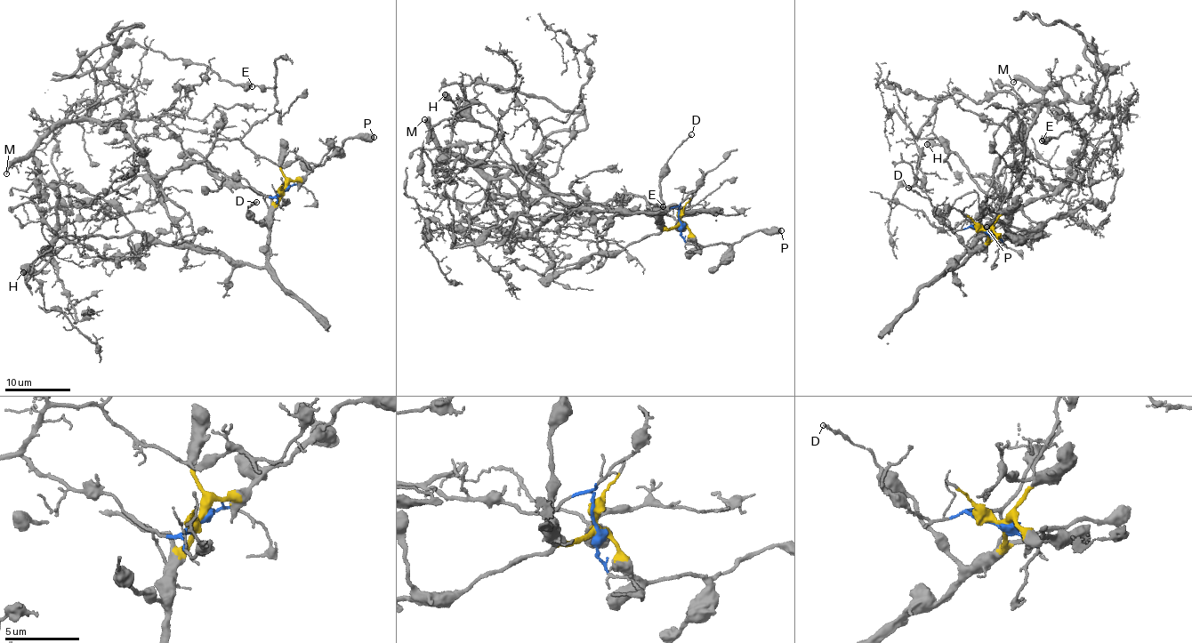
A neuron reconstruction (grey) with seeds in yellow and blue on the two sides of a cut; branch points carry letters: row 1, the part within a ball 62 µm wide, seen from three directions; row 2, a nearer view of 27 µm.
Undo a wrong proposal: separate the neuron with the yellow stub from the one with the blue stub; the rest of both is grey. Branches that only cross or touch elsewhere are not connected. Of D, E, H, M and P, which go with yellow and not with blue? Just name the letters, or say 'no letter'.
D, H, P

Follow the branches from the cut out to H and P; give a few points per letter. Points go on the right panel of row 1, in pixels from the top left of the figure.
H: (984, 230), (988, 241), (982, 248), (944, 275), (978, 232), (986, 195), (956, 151), (927, 144)
P: (984, 230), (1008, 237), (1005, 236), (1008, 230), (1002, 222), (995, 221), (988, 229), (986, 228)

